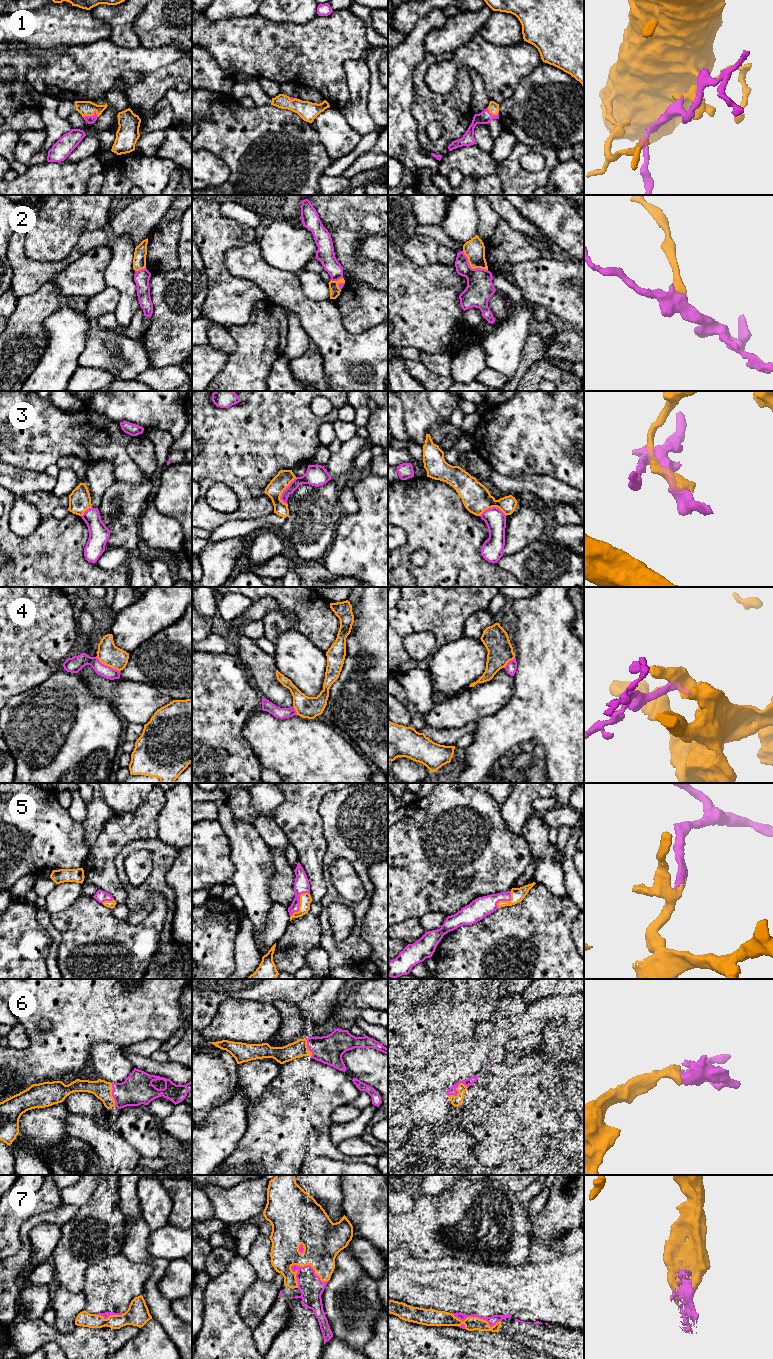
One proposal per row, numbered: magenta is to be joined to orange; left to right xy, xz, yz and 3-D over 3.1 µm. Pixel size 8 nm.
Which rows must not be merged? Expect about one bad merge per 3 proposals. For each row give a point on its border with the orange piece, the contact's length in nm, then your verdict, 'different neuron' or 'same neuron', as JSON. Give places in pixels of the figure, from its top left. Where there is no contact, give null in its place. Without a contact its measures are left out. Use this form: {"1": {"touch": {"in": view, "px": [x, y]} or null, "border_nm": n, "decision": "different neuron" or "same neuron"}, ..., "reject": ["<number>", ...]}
{"1": {"touch": {"in": "xy", "px": [90, 115]}, "border_nm": 130, "decision": "same neuron"}, "2": {"touch": {"in": "yz", "px": [471, 267]}, "border_nm": 260, "decision": "different neuron"}, "3": {"touch": {"in": "xz", "px": [283, 490]}, "border_nm": 240, "decision": "different neuron"}, "4": {"touch": {"in": "xy", "px": [107, 665]}, "border_nm": 220, "decision": "different neuron"}, "5": {"touch": {"in": "xz", "px": [300, 902]}, "border_nm": 260, "decision": "same neuron"}, "6": {"touch": {"in": "yz", "px": [456, 1089]}, "border_nm": 180, "decision": "same neuron"}, "7": {"touch": {"in": "xz", "px": [311, 1266]}, "border_nm": 320, "decision": "same neuron"}, "reject": ["2", "3", "4"]}

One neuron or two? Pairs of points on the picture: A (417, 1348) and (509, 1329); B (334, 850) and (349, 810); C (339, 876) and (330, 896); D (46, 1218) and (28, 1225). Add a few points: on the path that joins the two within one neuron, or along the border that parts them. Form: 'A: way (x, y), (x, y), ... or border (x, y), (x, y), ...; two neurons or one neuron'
A: border (498, 1332), (510, 1340); two neurons
B: way (344, 840), (349, 835), (349, 820); one neuron
C: border (330, 883), (343, 897), (353, 901); two neurons
D: way (42, 1218), (32, 1222); one neuron

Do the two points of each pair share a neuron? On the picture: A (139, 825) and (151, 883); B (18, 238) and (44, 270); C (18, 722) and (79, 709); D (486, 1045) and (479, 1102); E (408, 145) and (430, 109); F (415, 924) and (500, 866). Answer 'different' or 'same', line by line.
A: different
B: same
C: same
D: different
E: different
F: different

